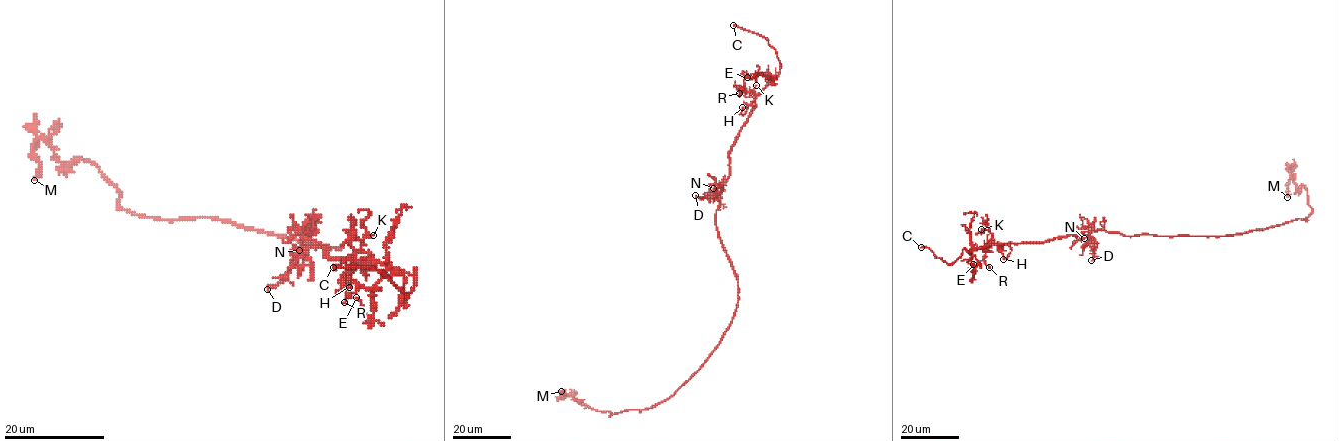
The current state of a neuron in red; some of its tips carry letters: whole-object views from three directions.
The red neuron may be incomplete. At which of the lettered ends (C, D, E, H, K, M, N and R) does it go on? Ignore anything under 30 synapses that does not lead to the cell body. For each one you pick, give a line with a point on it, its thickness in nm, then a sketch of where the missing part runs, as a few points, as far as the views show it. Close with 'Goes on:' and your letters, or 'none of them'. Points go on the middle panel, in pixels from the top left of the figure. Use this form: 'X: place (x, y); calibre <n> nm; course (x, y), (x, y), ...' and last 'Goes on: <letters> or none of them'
C: place (733, 25); calibre 180 nm; course (733, 25), (712, 26)
Goes on: C

